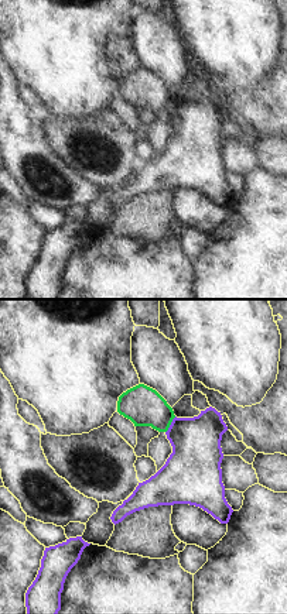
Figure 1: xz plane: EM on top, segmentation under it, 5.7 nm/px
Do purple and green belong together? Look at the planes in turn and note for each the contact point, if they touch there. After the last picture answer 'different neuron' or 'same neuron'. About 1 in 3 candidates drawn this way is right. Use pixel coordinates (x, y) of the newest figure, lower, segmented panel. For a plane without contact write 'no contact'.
meets purple at (170, 425)

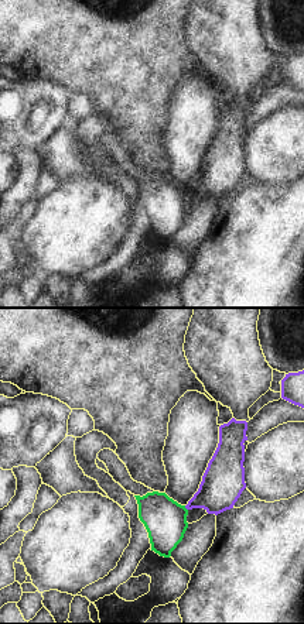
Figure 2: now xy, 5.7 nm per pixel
meets purple at (185, 507)

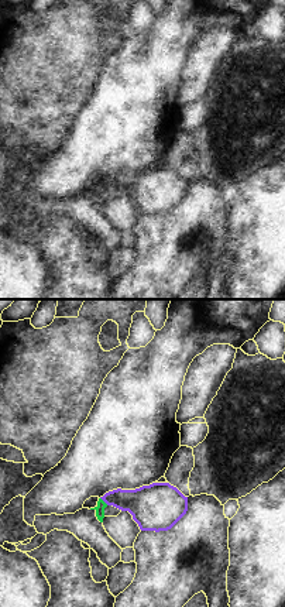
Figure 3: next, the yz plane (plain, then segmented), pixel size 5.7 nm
meets purple at (105, 501)

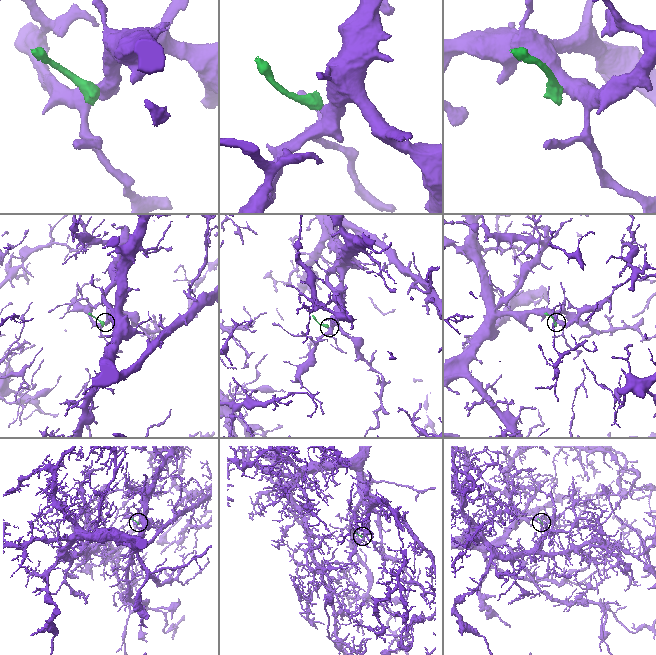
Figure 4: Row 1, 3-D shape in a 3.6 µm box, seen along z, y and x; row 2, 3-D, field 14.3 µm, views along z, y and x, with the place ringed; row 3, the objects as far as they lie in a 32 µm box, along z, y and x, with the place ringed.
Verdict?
different neuron

